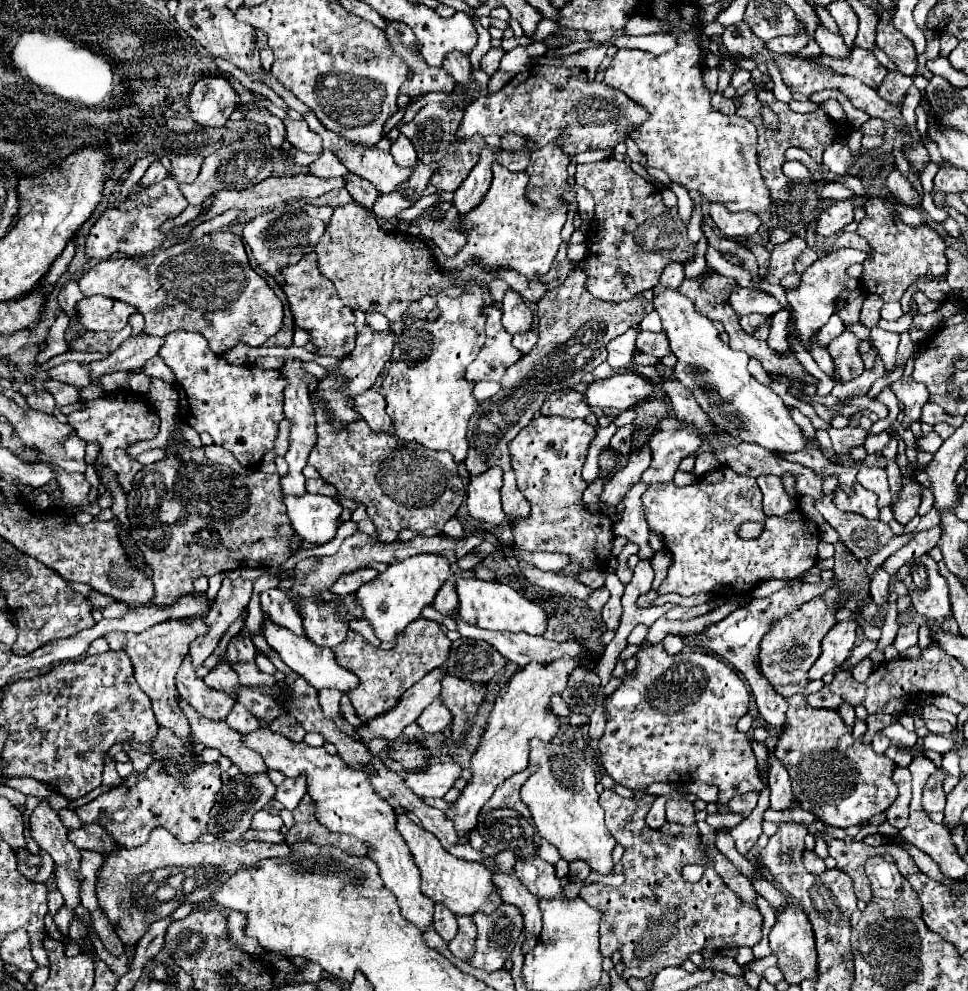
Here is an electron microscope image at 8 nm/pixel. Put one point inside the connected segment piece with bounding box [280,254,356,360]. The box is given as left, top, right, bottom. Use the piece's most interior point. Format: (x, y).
(316, 308)

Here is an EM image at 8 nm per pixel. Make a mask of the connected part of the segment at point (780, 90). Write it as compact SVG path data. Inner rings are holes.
M770 62L770 64L768 64L768 72L770 72L772 80L774 80L774 96L776 96L776 100L790 102L790 100L792 100L792 92L790 92L790 90L788 90L788 86L782 82L782 76L780 76L778 66L776 66L774 62Z

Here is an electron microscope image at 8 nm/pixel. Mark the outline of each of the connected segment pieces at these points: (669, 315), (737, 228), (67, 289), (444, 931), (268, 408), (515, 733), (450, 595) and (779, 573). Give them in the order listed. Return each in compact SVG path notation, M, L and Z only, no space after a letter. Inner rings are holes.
M654 286L654 308L662 318L664 332L670 340L670 350L678 358L674 376L690 388L698 406L712 418L712 422L738 442L752 442L770 452L794 454L806 450L802 430L788 414L782 398L772 388L760 384L746 370L750 356L746 352L734 352L718 338L718 330L712 320L694 310L694 304L664 286Z
M712 204L710 216L726 238L732 238L732 240L738 240L738 242L746 242L746 240L754 238L760 224L762 224L756 214L752 214L752 212L732 214L722 204Z
M70 280L64 284L64 288L60 290L60 296L58 296L58 302L60 302L60 308L68 312L68 316L72 318L74 322L74 316L76 316L76 304L84 298L84 294L78 290L78 282L76 280Z
M436 904L436 908L434 908L434 928L442 936L444 942L450 942L456 936L456 930L458 930L456 914L450 912L442 904Z
M176 332L166 336L166 344L160 350L160 358L164 364L174 372L176 380L176 392L178 392L178 410L180 410L180 420L196 432L208 432L214 438L216 446L224 446L234 454L234 458L242 466L258 466L260 458L272 450L274 438L278 432L278 424L284 418L282 414L282 404L284 404L284 388L286 388L286 378L280 376L278 370L262 370L254 364L242 364L234 366L228 364L222 356L214 354L208 348L208 342L202 338L202 334L192 334L192 332Z
M562 656L552 664L530 662L526 668L520 668L510 678L510 682L498 692L494 708L492 708L486 728L482 732L480 744L470 758L472 778L460 792L458 800L452 802L450 808L444 812L446 818L454 822L454 828L458 834L458 844L468 842L470 832L476 828L476 816L478 816L480 808L488 802L488 798L494 794L496 786L502 784L506 778L514 776L516 772L526 770L528 756L530 756L528 740L542 738L544 742L550 742L556 736L560 722L558 722L556 714L548 712L550 696L564 690L568 674L578 666L578 660L580 658Z
M450 578L436 594L434 598L434 604L432 604L434 610L438 610L440 614L452 614L456 608L458 608L458 596L456 596L456 578Z
M722 466L720 470L698 478L694 484L676 488L674 482L652 484L646 494L642 494L644 514L650 530L662 532L666 548L672 552L674 560L668 568L666 580L660 584L659 595L676 593L684 597L706 592L706 594L734 594L734 591L724 591L724 586L758 586L768 578L796 578L798 574L810 570L816 564L816 546L818 526L810 522L802 512L790 512L782 518L766 516L762 510L762 492L756 484L756 478L742 476L730 466ZM744 520L756 520L764 526L762 534L754 540L744 540L738 536L738 528Z

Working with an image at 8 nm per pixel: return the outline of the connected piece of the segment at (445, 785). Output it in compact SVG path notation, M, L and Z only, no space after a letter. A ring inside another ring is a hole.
M454 762L432 764L416 772L406 772L404 784L418 796L418 798L442 798L456 778L460 778L460 766Z

